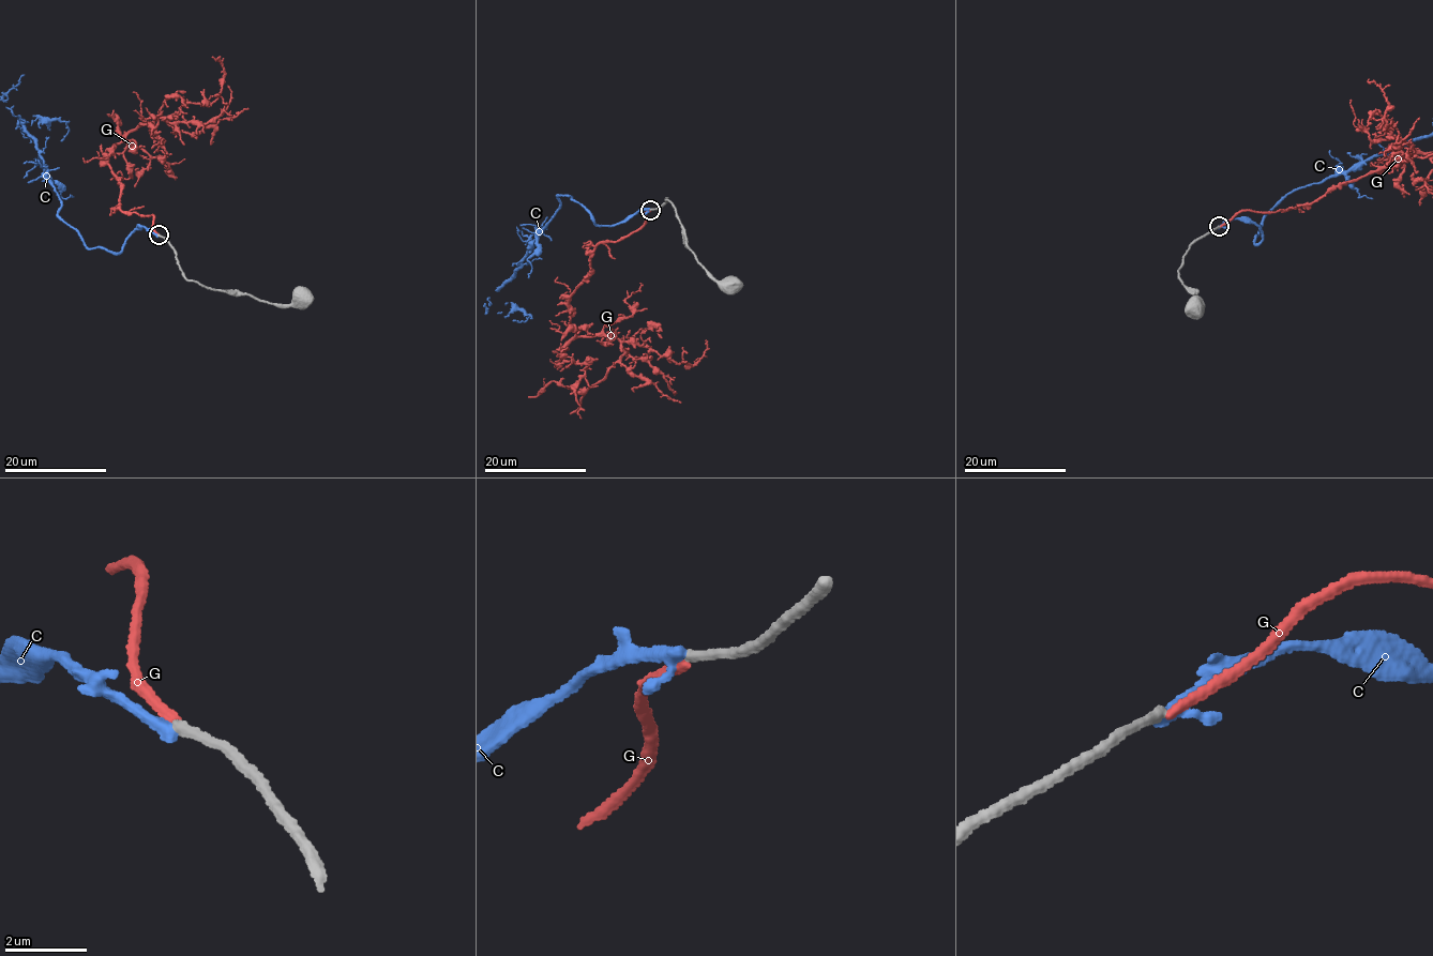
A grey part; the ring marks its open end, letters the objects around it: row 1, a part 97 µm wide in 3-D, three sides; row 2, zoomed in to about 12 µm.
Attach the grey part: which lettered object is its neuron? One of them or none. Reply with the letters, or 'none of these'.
G

